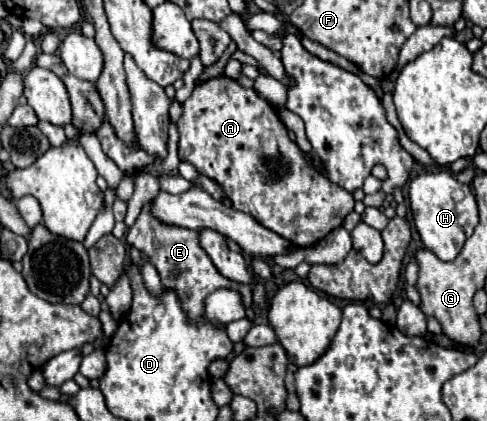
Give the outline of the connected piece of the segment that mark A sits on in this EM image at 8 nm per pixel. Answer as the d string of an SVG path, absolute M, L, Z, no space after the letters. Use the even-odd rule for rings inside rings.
M218 76L196 86L192 96L182 104L182 116L176 126L180 132L180 160L192 162L200 174L216 180L236 210L250 214L262 226L286 238L294 248L314 246L354 210L352 194L310 166L302 150L290 140L278 112L252 88L242 88L232 78Z

